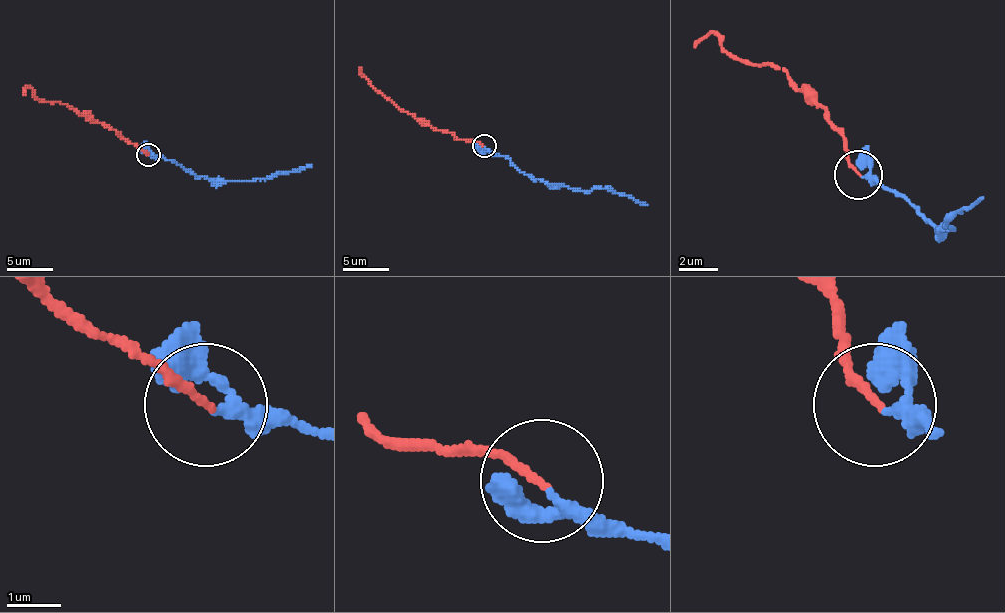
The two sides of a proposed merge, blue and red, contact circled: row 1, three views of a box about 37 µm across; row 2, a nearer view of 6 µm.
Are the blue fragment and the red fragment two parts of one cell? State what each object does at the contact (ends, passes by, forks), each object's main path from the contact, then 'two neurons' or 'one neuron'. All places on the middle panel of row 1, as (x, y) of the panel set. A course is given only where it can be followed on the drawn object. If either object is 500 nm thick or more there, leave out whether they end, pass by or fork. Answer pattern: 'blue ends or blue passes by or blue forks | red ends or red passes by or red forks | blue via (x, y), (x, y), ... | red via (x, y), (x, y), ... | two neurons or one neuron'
blue passes by | red ends | blue via (485, 146), (510, 160), (522, 172), (547, 184), (582, 191), (608, 188), (647, 204) | red via (485, 146), (457, 139), (450, 132), (424, 125), (378, 91), (359, 67) | one neuron

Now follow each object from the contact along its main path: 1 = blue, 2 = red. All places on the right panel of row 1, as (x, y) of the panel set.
1: (859, 176), (889, 185), (937, 229), (952, 229), (947, 224), (981, 195)
2: (859, 176), (845, 137), (781, 68), (742, 63), (718, 34), (693, 49)

